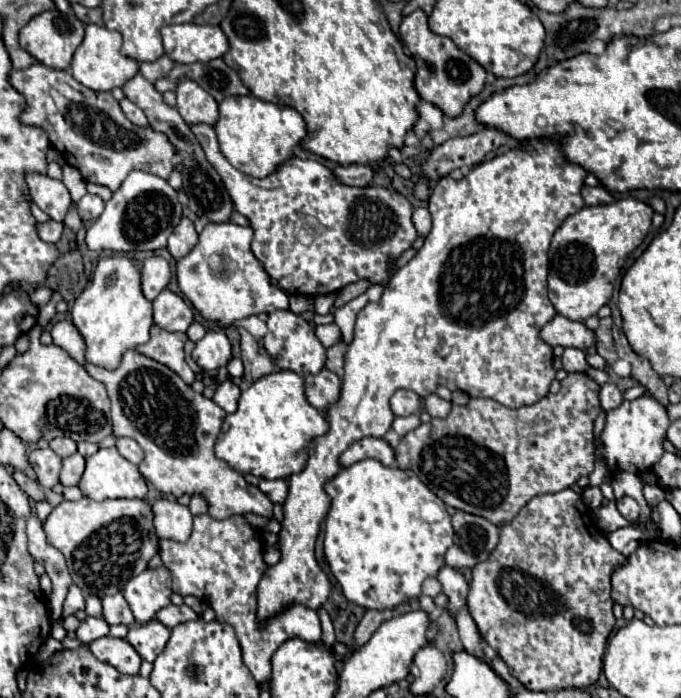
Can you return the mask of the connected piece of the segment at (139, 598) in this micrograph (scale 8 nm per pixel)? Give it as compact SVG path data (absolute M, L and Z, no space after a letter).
M165 566L149 568L139 576L133 576L123 588L123 596L137 624L153 620L157 610L171 604L171 592L171 572Z

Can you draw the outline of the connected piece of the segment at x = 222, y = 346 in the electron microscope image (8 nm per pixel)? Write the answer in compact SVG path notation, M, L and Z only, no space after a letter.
M209 330L193 348L193 360L207 370L217 370L225 366L231 358L231 342L225 332Z

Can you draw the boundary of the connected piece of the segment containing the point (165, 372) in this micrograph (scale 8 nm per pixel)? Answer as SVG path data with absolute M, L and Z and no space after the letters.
M71 320L53 322L49 332L53 336L53 344L67 350L71 358L89 372L89 376L107 386L113 416L113 434L139 442L145 452L145 458L139 464L139 472L159 492L173 494L175 498L183 494L199 494L209 504L209 516L215 520L247 512L265 516L269 520L273 518L273 502L257 486L247 484L239 472L231 470L223 460L215 456L213 446L221 430L225 410L219 408L211 398L197 394L171 368L139 354L137 350L127 350L115 370L105 370L87 362L85 340Z

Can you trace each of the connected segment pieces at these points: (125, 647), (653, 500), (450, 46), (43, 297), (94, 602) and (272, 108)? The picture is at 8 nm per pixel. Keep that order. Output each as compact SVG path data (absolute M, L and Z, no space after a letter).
M103 636L103 638L95 640L95 642L91 642L89 648L101 662L111 664L119 672L129 674L129 676L137 676L139 674L141 656L135 652L135 648L127 640Z
M643 486L643 496L645 496L647 504L651 504L655 508L665 498L665 492L659 486Z
M415 10L413 14L403 18L399 34L417 64L415 74L415 88L419 96L437 108L441 108L447 116L459 114L467 100L479 94L485 86L485 70L477 64L467 52L463 52L451 38L435 34L427 24L427 14L423 10Z
M38 287L30 294L30 299L35 305L41 307L50 301L52 294L53 292L47 287Z
M87 596L85 598L87 606L85 606L85 612L89 616L95 616L95 618L103 618L103 608L101 608L101 600L95 598L95 596Z
M255 96L225 98L219 104L219 122L215 124L219 148L225 158L243 174L253 178L271 176L283 162L293 158L293 148L307 136L301 114L293 108L281 108Z

